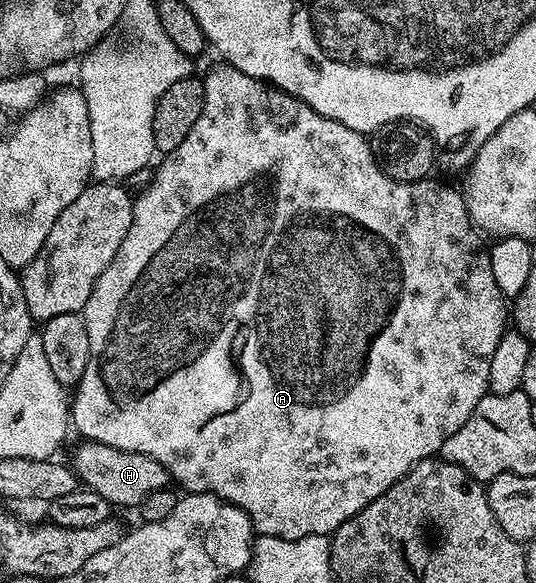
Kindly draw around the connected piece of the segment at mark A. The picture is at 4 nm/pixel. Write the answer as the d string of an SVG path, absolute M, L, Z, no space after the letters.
M219 61L208 75L202 76L205 89L205 105L201 117L197 117L197 125L189 129L189 137L177 145L177 149L166 152L162 156L163 164L155 171L151 184L140 195L134 196L133 221L129 225L129 233L125 233L125 241L121 241L121 249L109 261L105 273L97 277L93 285L93 293L89 293L89 301L85 301L82 317L85 329L89 333L89 365L85 365L85 373L81 373L81 381L76 383L73 394L69 399L71 423L83 434L84 440L101 445L113 445L113 449L125 449L129 453L145 453L145 457L153 457L161 465L165 465L170 478L175 479L184 488L184 492L192 495L215 495L226 503L237 505L251 518L252 528L259 535L281 537L282 539L300 539L310 535L330 536L349 517L361 513L369 501L381 497L385 489L389 489L413 465L423 459L439 455L441 445L469 421L469 413L477 409L477 401L489 394L487 382L489 381L489 361L493 361L493 353L497 349L497 341L501 341L503 332L509 327L509 303L497 285L497 277L493 277L491 256L488 248L483 247L480 232L471 222L467 212L467 200L458 190L438 183L435 177L418 179L412 183L402 183L389 177L379 167L375 159L375 152L371 150L368 136L361 131L349 129L349 125L341 125L341 121L333 121L329 117L321 117L317 109L305 105L297 97L285 93L280 87L273 87L257 77L249 77L249 73L241 73L233 65Z

